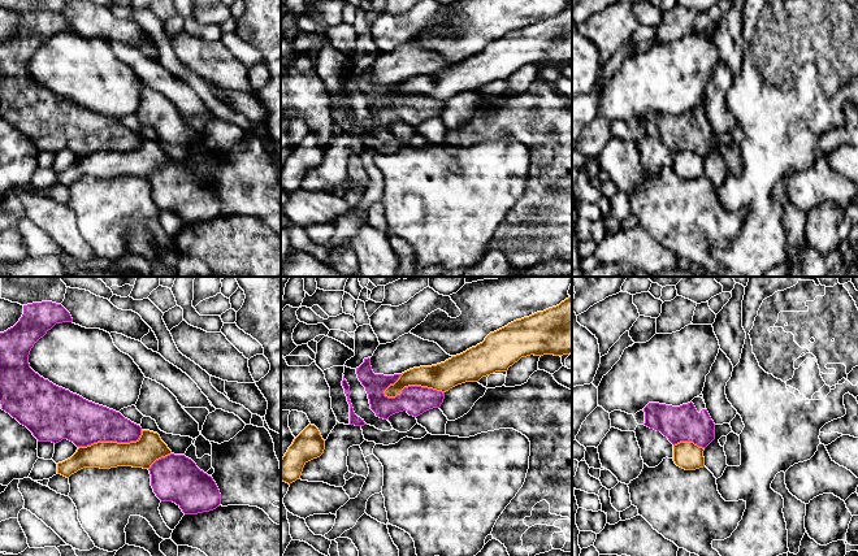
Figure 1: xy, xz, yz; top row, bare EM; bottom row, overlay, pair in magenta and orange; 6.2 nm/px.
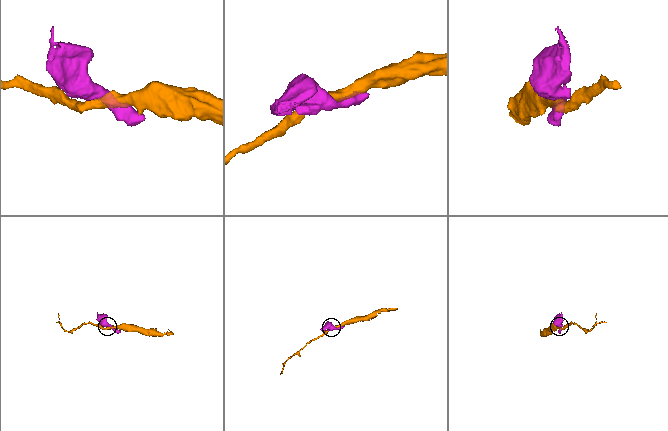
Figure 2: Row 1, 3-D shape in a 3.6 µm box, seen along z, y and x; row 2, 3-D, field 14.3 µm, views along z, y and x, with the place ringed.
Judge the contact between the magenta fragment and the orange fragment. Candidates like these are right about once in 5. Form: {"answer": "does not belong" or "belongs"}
{"answer": "does not belong"}

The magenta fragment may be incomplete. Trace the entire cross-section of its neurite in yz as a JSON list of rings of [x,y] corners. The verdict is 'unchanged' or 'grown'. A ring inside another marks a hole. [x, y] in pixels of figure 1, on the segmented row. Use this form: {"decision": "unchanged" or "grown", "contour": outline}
{"decision": "grown", "contour": [[[697,396],[680,407],[649,403],[644,412],[644,425],[660,431],[673,446],[693,442],[706,448],[715,439],[715,423],[702,398]]]}

